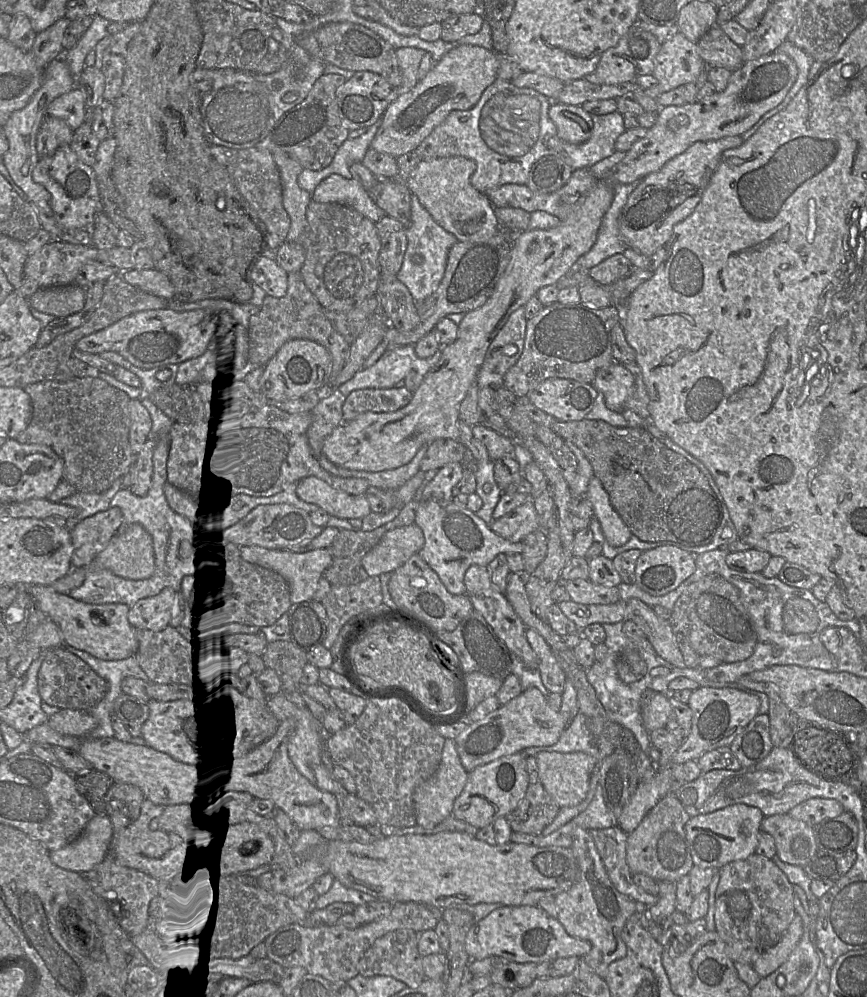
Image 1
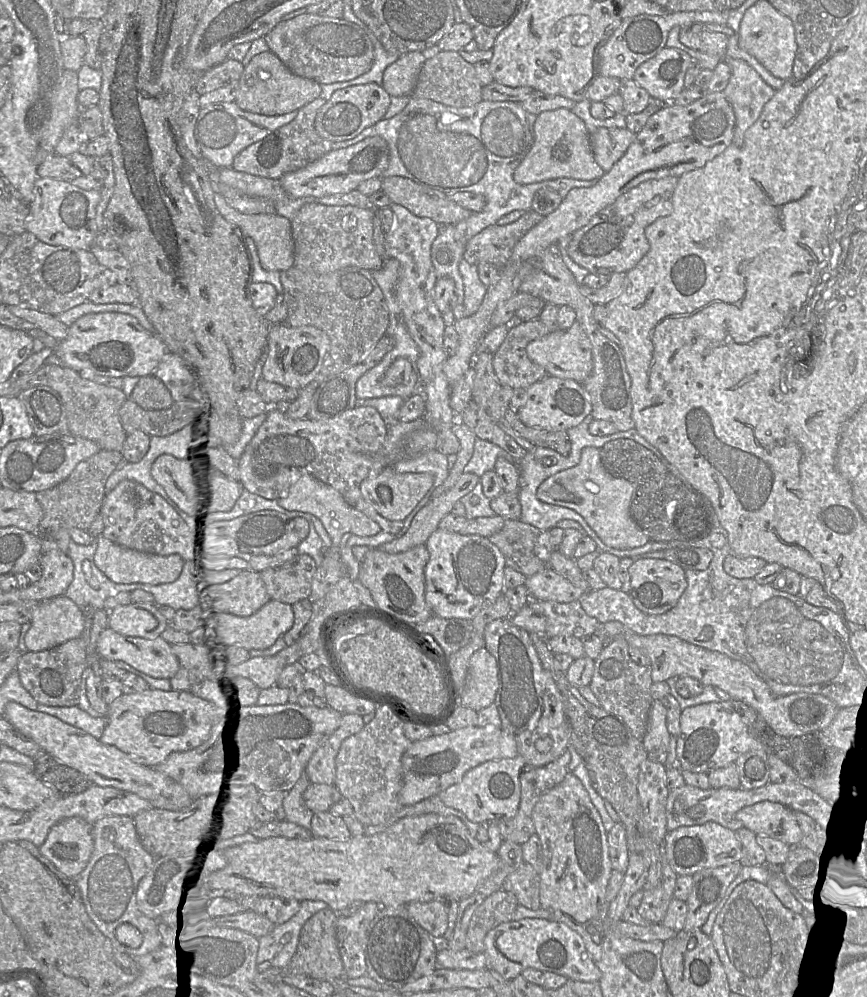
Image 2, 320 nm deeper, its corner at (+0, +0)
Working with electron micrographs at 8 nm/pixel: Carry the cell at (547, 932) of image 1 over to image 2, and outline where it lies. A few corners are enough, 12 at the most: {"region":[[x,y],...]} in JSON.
{"region":[[504,922],[484,938],[487,969],[600,981],[563,922]]}

